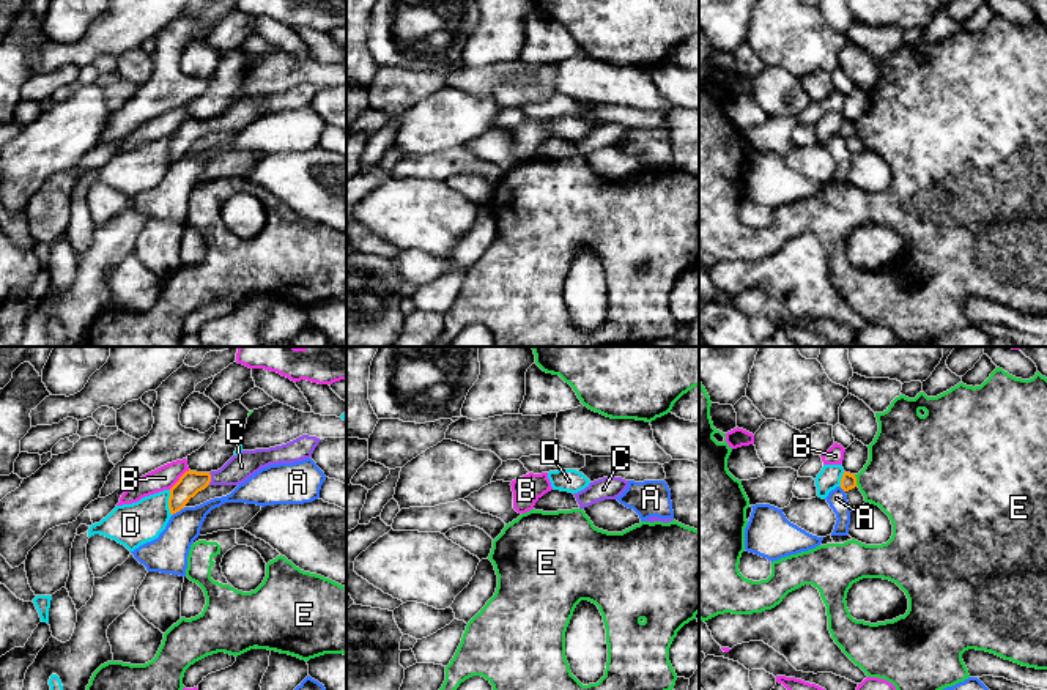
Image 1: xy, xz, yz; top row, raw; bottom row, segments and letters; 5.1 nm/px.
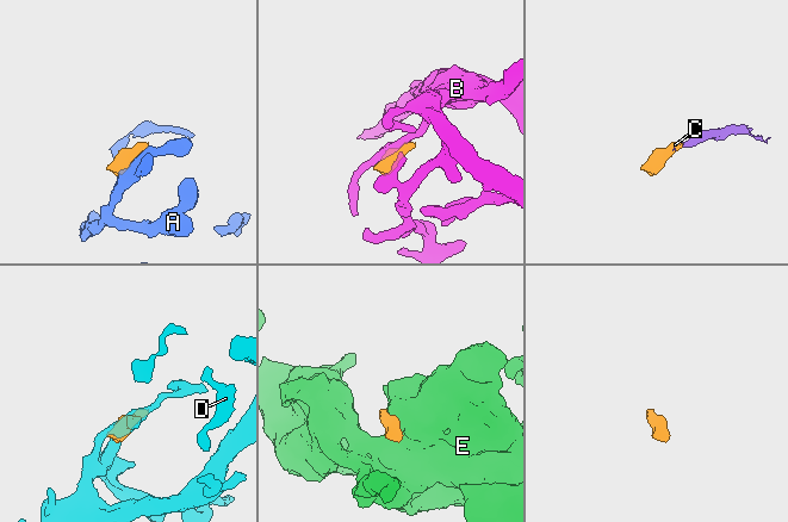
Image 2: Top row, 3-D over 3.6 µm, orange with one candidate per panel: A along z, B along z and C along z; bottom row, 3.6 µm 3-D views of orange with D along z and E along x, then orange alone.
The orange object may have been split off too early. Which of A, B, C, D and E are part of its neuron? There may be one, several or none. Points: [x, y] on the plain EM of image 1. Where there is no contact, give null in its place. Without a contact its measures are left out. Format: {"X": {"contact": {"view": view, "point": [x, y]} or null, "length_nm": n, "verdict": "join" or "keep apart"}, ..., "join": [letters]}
{"A": {"contact": {"view": "xy", "point": [178, 158]}, "length_nm": 80, "verdict": "keep apart"}, "B": {"contact": {"view": "xy", "point": [180, 126]}, "length_nm": 150, "verdict": "keep apart"}, "C": {"contact": {"view": "xy", "point": [210, 126]}, "length_nm": 60, "verdict": "join"}, "D": {"contact": {"view": "xy", "point": [169, 150]}, "length_nm": 130, "verdict": "keep apart"}, "E": {"contact": {"view": "yz", "point": [855, 128]}, "length_nm": 70, "verdict": "keep apart"}, "join": ["C"]}

